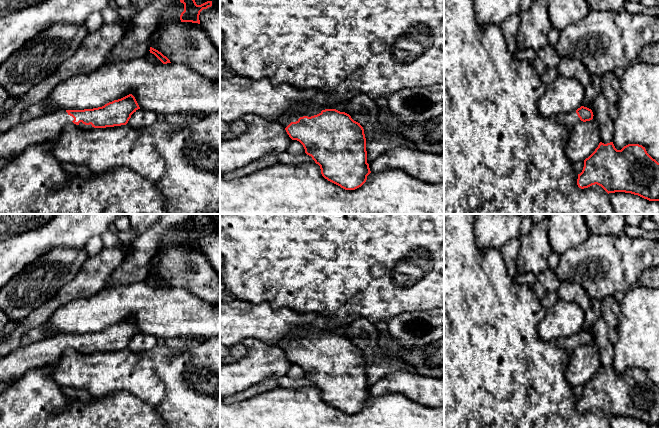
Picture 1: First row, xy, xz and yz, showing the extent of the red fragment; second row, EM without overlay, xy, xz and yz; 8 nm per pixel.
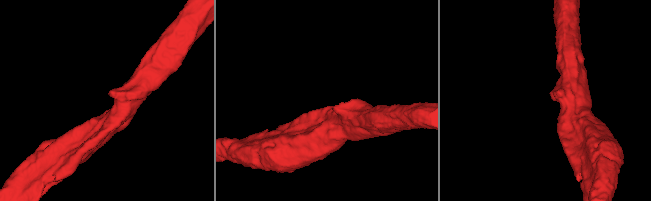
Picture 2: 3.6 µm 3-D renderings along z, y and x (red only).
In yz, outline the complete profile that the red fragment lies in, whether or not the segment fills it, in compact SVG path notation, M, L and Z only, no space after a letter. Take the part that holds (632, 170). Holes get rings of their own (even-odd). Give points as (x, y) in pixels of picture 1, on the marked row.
M600 142L595 151L584 160L583 170L577 179L577 185L581 189L595 184L601 186L608 194L625 192L649 201L659 201L659 163L642 145L628 144L617 150L613 142Z

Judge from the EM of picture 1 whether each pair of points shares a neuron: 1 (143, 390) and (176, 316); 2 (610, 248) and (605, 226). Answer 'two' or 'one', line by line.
1: two
2: two

